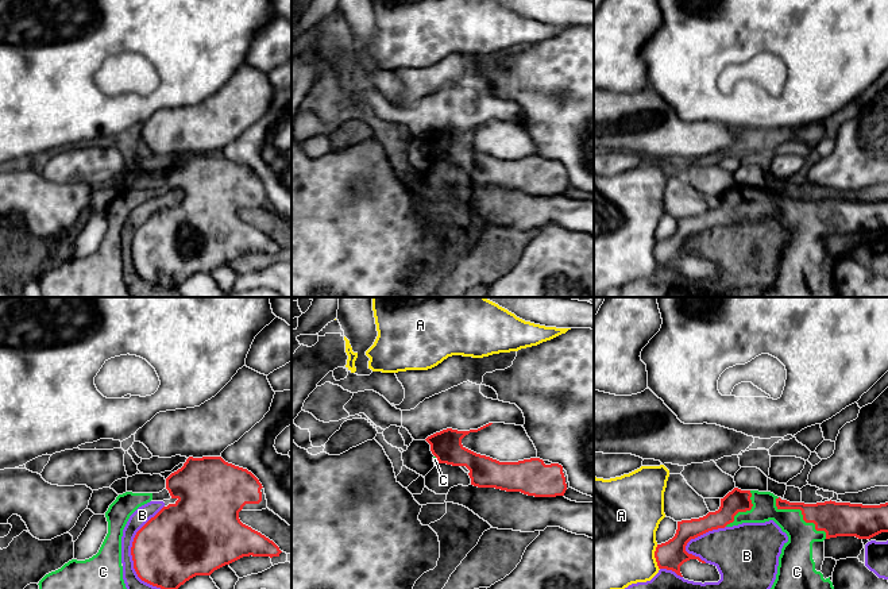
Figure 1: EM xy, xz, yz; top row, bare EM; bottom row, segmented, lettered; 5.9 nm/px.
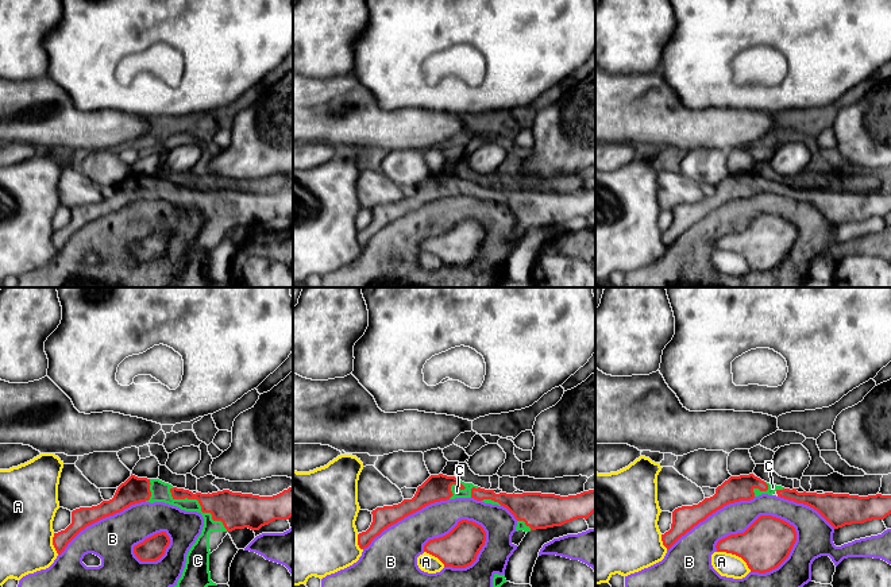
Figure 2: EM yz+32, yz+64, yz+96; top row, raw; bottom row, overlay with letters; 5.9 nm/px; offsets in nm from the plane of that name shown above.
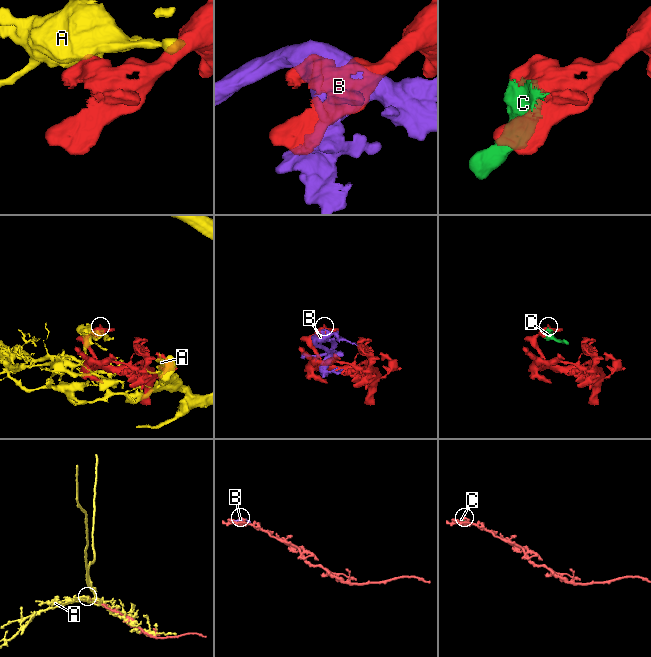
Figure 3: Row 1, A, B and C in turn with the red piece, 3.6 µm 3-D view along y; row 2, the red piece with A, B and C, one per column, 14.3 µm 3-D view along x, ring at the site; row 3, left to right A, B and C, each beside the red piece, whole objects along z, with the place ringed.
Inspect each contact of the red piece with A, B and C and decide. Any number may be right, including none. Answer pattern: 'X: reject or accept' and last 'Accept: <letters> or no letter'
A: reject
B: reject
C: accept
Accept: C

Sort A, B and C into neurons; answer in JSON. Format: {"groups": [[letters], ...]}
{"groups": [["A"], ["B"], ["C"]]}

